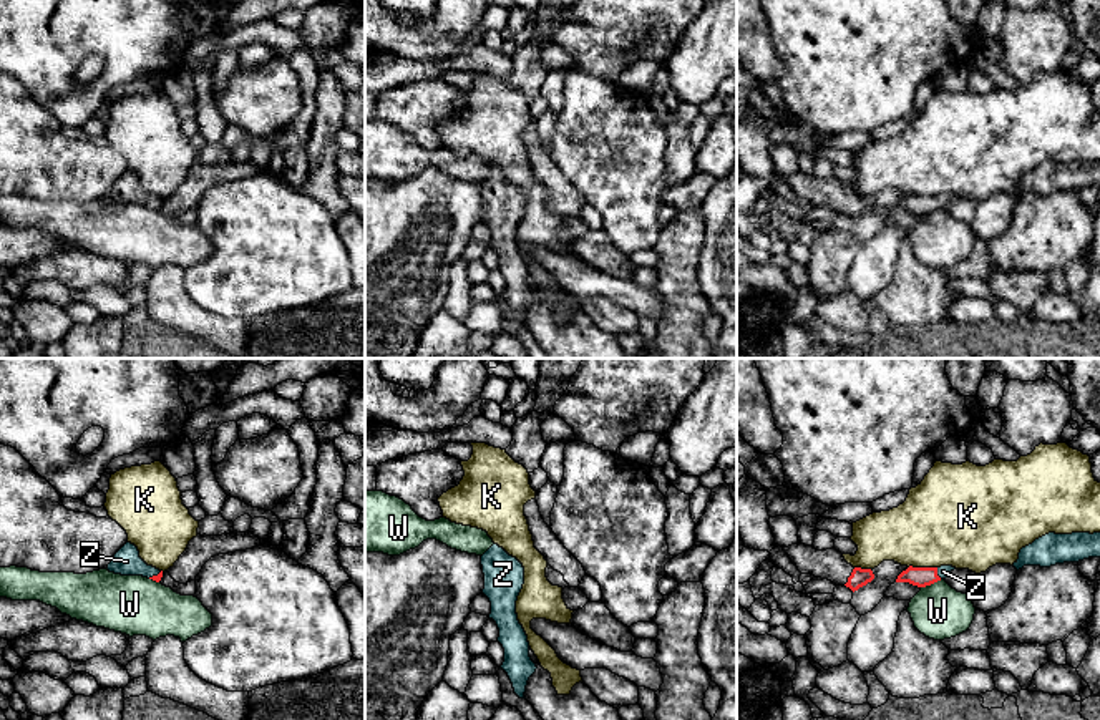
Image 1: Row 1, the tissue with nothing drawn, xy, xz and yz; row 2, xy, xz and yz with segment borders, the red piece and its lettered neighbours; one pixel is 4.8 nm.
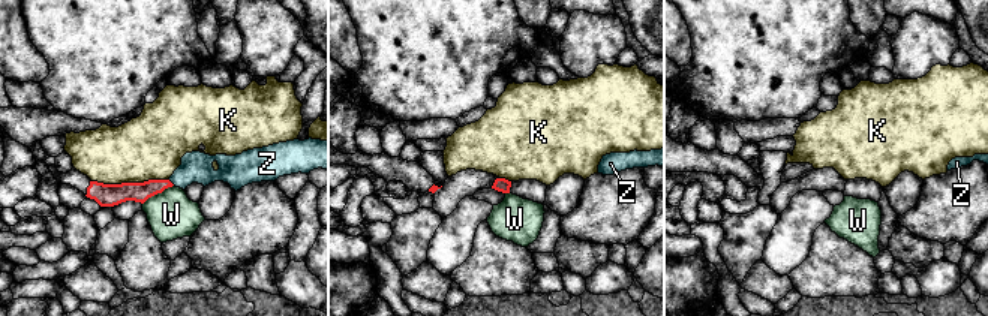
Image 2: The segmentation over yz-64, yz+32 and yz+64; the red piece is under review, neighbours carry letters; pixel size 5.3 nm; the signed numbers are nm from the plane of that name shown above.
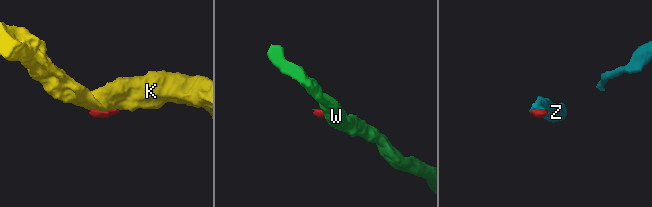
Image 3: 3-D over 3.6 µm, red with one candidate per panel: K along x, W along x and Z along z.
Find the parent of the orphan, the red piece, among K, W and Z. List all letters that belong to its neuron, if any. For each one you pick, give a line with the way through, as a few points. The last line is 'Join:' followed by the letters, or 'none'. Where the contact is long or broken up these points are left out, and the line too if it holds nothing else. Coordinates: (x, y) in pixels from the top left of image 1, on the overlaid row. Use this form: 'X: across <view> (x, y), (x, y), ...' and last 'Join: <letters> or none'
Z: across xy (155, 578), (155, 576), (126, 561)
Join: Z

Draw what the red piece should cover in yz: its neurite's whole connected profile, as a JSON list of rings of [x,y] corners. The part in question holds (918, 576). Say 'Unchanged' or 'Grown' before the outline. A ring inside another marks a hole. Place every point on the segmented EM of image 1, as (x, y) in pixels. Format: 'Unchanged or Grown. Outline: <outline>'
Grown. Outline: [[[909,566],[903,571],[896,582],[909,582],[917,587],[931,586],[941,579],[946,579],[956,567],[941,566],[941,567],[913,567]]]

